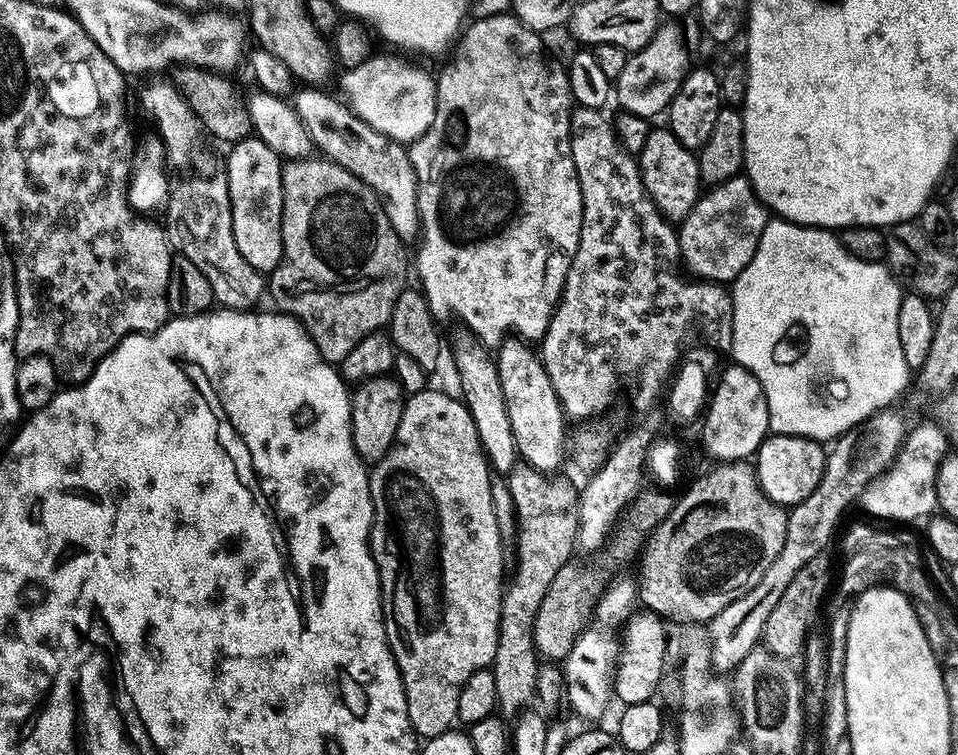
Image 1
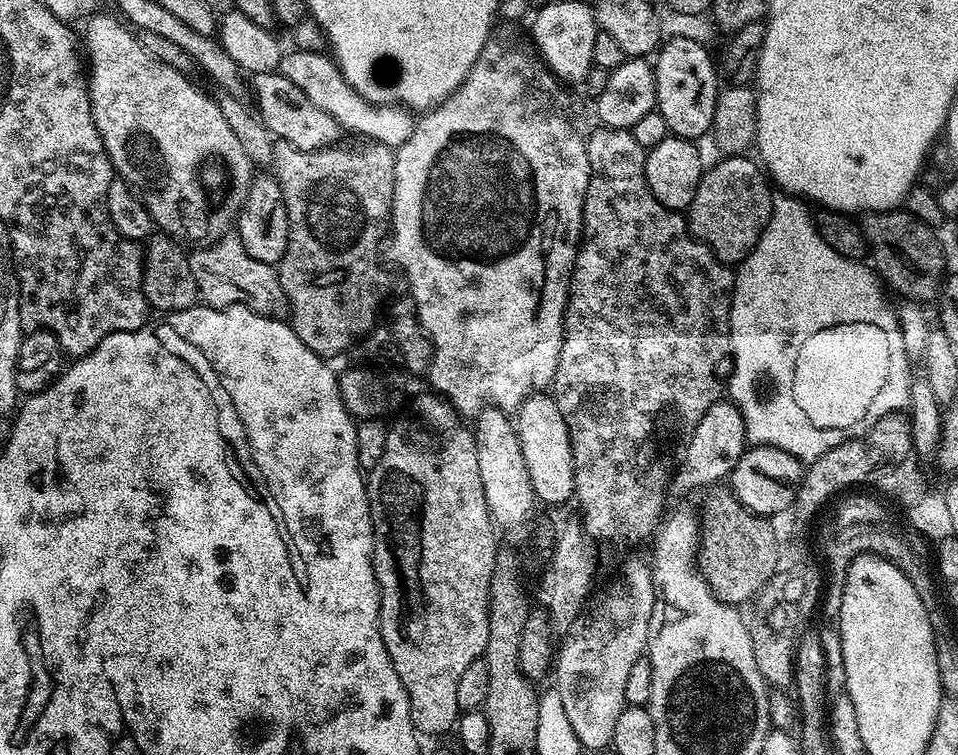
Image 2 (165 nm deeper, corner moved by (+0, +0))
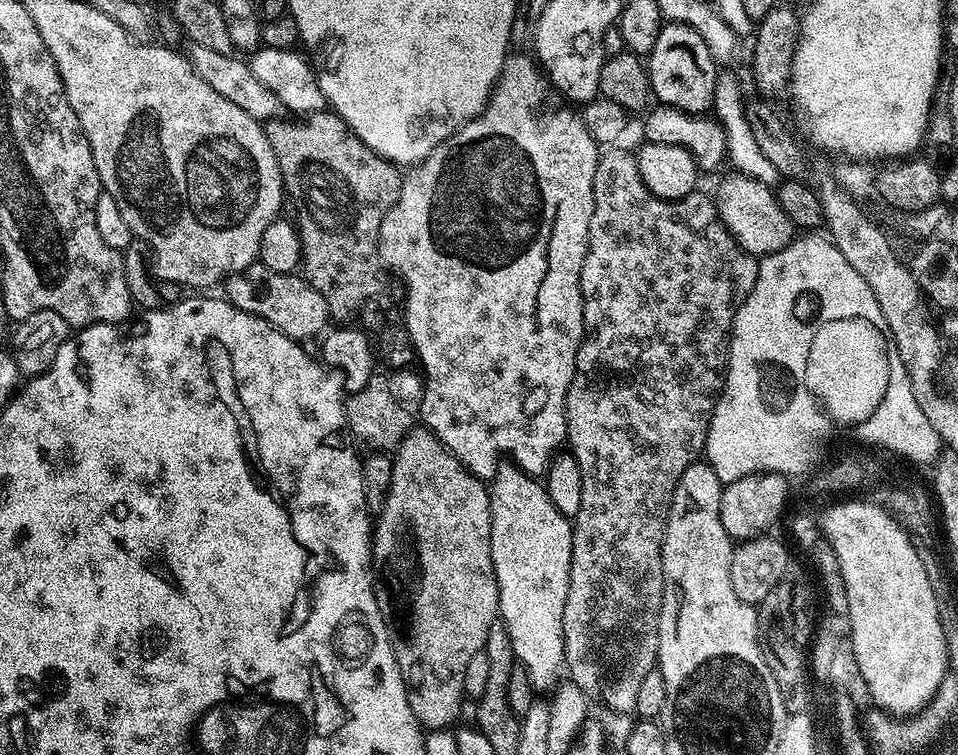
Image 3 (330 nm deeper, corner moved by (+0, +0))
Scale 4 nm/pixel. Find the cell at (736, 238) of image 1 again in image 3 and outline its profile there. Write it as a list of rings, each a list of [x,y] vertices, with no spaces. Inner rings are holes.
[[[731,175],[714,191],[716,213],[738,246],[742,246],[742,250],[763,258],[782,250],[791,240],[796,239],[798,229],[790,222],[790,218],[786,218],[786,214],[782,214],[782,206],[778,206],[775,191],[769,185],[746,175]]]

